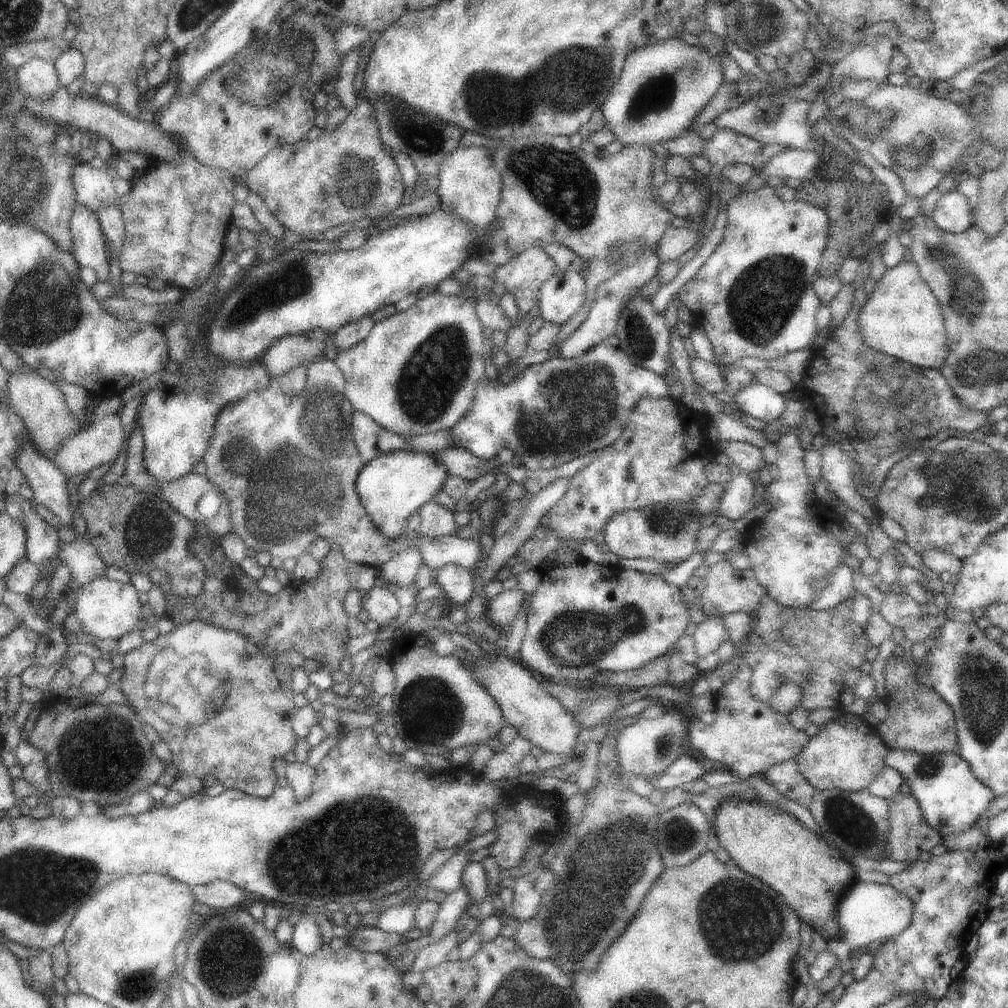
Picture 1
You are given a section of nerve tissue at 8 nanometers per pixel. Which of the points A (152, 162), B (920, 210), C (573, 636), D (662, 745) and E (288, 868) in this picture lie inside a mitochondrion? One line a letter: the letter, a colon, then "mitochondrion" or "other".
A: other
B: other
C: mitochondrion
D: mitochondrion
E: mitochondrion

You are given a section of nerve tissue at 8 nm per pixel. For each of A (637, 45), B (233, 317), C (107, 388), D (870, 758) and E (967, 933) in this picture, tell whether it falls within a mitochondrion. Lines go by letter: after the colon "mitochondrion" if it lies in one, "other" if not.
A: other
B: mitochondrion
C: other
D: other
E: other

